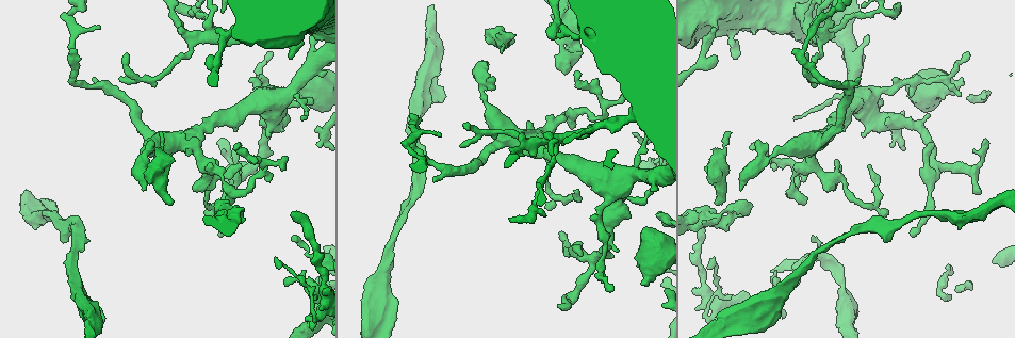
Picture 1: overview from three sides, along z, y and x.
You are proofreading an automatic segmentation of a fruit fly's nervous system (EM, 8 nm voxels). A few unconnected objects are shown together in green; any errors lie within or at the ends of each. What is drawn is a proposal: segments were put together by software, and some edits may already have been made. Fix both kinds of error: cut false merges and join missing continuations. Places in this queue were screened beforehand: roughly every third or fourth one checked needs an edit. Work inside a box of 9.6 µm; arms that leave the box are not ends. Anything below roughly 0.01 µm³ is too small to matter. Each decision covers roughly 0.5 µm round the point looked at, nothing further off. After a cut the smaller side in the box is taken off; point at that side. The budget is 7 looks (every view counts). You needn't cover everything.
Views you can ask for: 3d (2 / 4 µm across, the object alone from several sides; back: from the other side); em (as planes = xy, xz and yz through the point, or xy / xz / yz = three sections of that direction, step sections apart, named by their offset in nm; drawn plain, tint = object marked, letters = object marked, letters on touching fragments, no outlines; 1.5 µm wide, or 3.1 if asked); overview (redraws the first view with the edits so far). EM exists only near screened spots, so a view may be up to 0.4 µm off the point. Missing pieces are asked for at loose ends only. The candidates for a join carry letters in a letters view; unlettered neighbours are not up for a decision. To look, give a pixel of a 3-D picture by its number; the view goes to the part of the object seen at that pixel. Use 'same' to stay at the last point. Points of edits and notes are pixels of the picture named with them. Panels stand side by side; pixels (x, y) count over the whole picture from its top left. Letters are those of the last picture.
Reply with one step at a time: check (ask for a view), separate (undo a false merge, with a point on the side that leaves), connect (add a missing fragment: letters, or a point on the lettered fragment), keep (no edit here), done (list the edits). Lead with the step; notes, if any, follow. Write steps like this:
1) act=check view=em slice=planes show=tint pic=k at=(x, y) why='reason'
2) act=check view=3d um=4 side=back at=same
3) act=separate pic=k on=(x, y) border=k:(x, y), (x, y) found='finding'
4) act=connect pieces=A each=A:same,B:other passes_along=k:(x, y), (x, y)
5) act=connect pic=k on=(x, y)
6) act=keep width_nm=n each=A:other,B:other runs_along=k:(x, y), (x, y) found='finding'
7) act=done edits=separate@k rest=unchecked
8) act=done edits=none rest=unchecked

act=check view=3d um=2 pic=1 at=(282, 156) why='thin end'

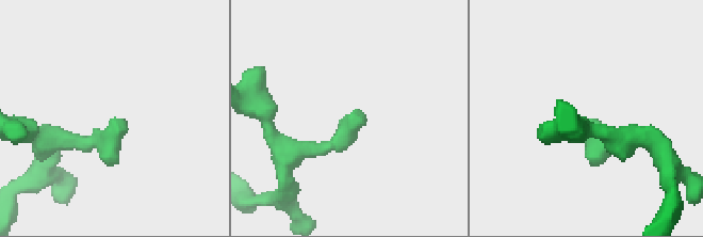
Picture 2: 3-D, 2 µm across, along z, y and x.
act=check view=em slice=xy step=8 show=tint pic=2 at=(351, 116)

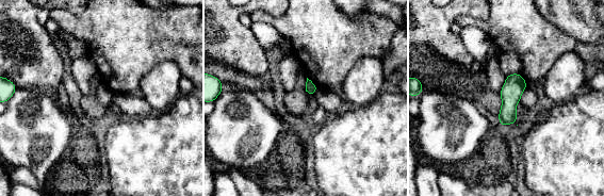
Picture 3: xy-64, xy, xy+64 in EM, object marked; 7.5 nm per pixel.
act=check view=em slice=planes show=letters at=same

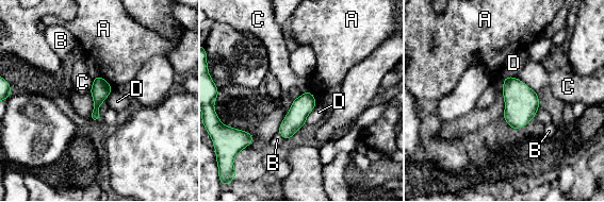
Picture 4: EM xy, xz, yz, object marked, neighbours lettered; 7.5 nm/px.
act=keep each=A:other,B:other,C:other,D:other border=4:(312, 93), (315, 106), (305, 123) found='no lettered fragment goes on from it'

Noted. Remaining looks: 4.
act=check view=3d um=4 pic=1 at=(852, 105) why='thick turns thin'

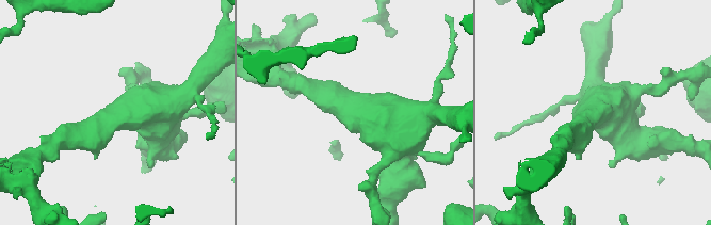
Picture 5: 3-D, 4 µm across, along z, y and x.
act=check view=em slice=planes show=letters pic=5 at=(343, 112) arm_widths_nm=300,650 why='now the EM'

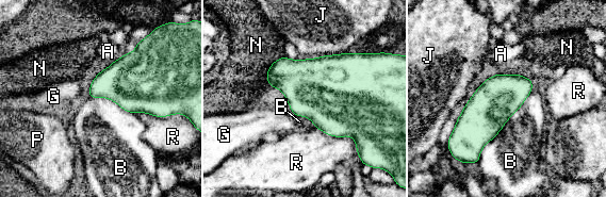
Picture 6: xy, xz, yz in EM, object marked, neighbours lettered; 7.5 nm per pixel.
act=keep width_nm=190 each=A:other,B:other,G:other,J:other,N:other,P:other,R:other found='continuous, no second neuron'

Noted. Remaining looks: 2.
act=done edits=none rest=unchecked

